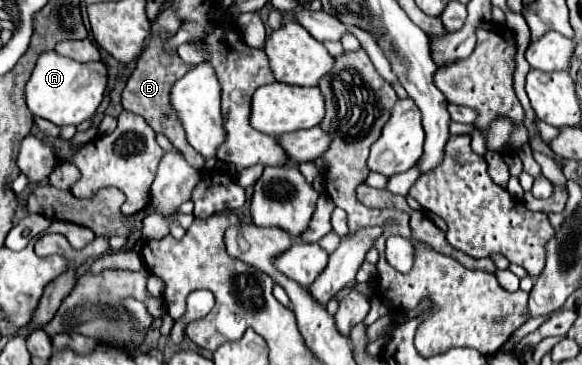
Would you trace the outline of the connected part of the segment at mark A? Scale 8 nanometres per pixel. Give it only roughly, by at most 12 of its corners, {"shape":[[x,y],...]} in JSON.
{"shape":[[44,51],[26,83],[28,109],[80,125],[104,99],[108,69]]}

